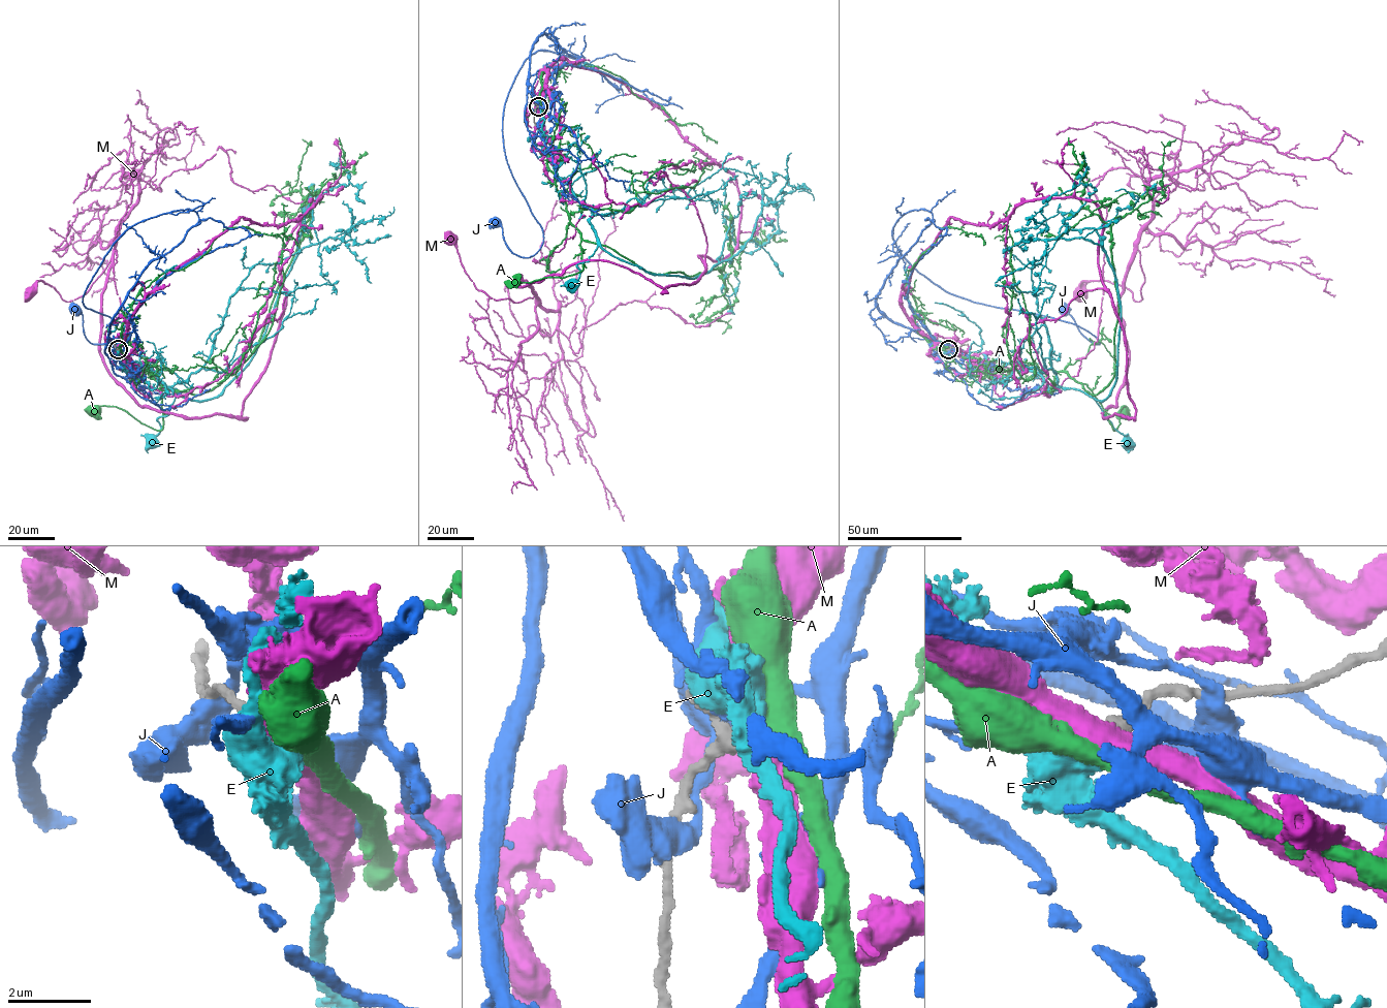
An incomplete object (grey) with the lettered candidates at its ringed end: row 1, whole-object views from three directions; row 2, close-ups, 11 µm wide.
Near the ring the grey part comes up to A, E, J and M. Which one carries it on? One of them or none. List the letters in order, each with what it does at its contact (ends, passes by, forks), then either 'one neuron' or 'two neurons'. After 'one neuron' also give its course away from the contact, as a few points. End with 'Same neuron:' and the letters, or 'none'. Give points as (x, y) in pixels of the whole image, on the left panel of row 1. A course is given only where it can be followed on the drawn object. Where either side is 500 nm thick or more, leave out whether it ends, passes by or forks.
A: it ends; one neuron
E: two neurons
J: it ends; two neurons
M: two neurons
Same neuron: A

